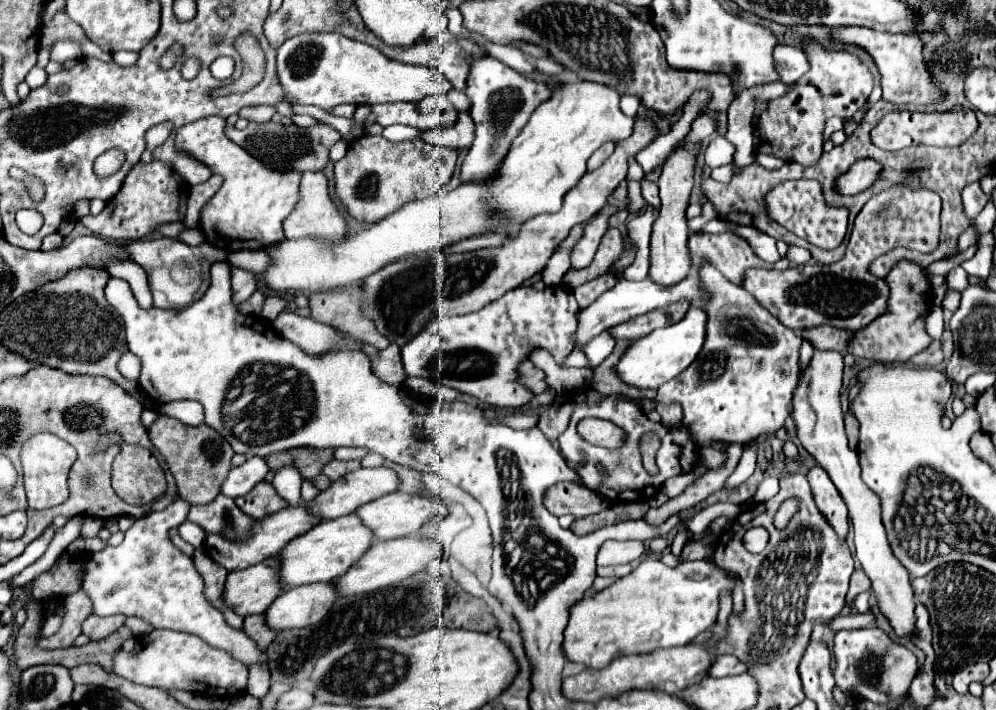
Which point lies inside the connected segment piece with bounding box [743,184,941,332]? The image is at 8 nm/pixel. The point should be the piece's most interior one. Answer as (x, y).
(807, 296)

